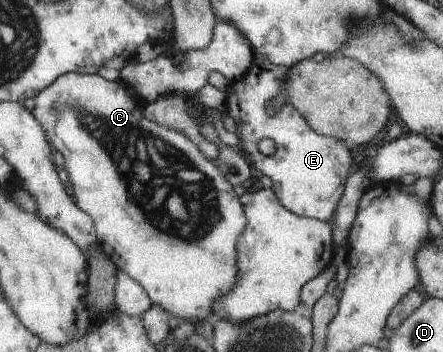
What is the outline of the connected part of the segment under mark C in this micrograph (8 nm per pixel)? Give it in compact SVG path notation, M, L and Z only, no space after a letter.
M98 73L63 74L48 88L41 90L34 97L34 102L34 110L31 113L44 129L51 146L64 157L64 169L68 172L69 181L72 184L76 206L79 206L79 209L93 220L102 252L111 259L118 270L122 269L134 277L136 282L144 288L150 300L164 307L168 314L184 321L212 320L213 302L232 291L237 283L237 240L247 225L242 205L234 193L234 187L222 176L214 162L206 158L182 131L167 129L148 120L148 117L143 115L142 103L131 99L120 82L104 80Z

